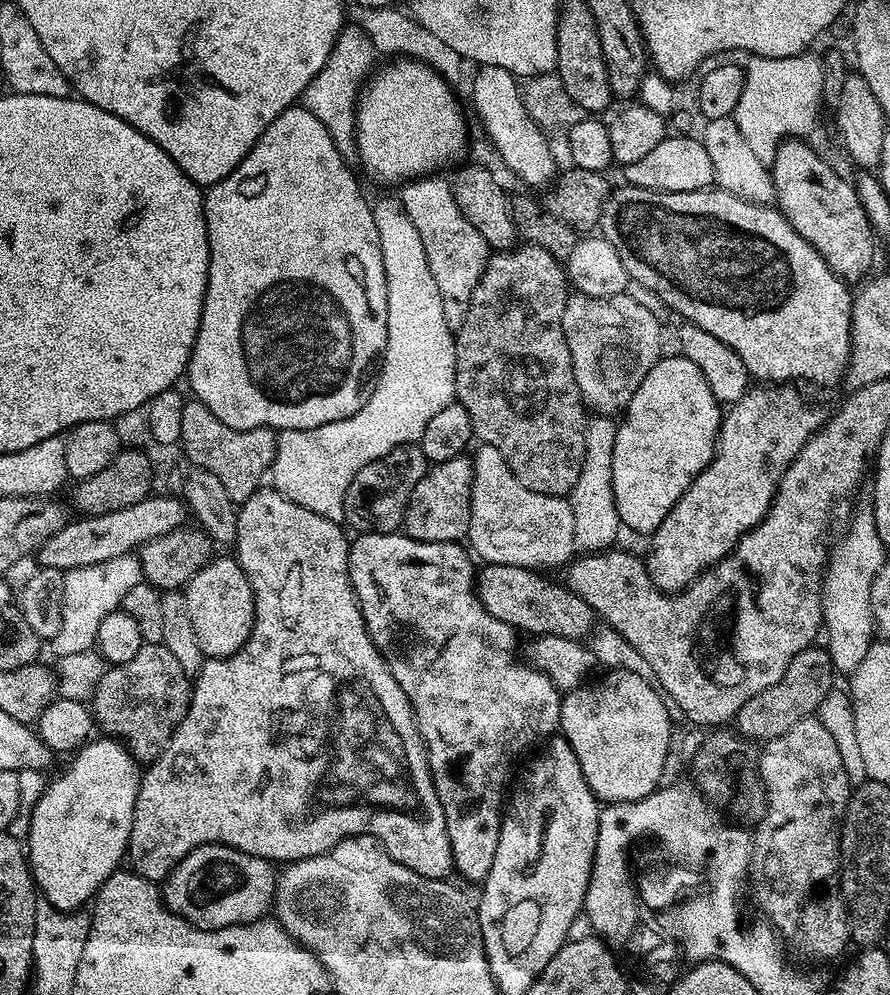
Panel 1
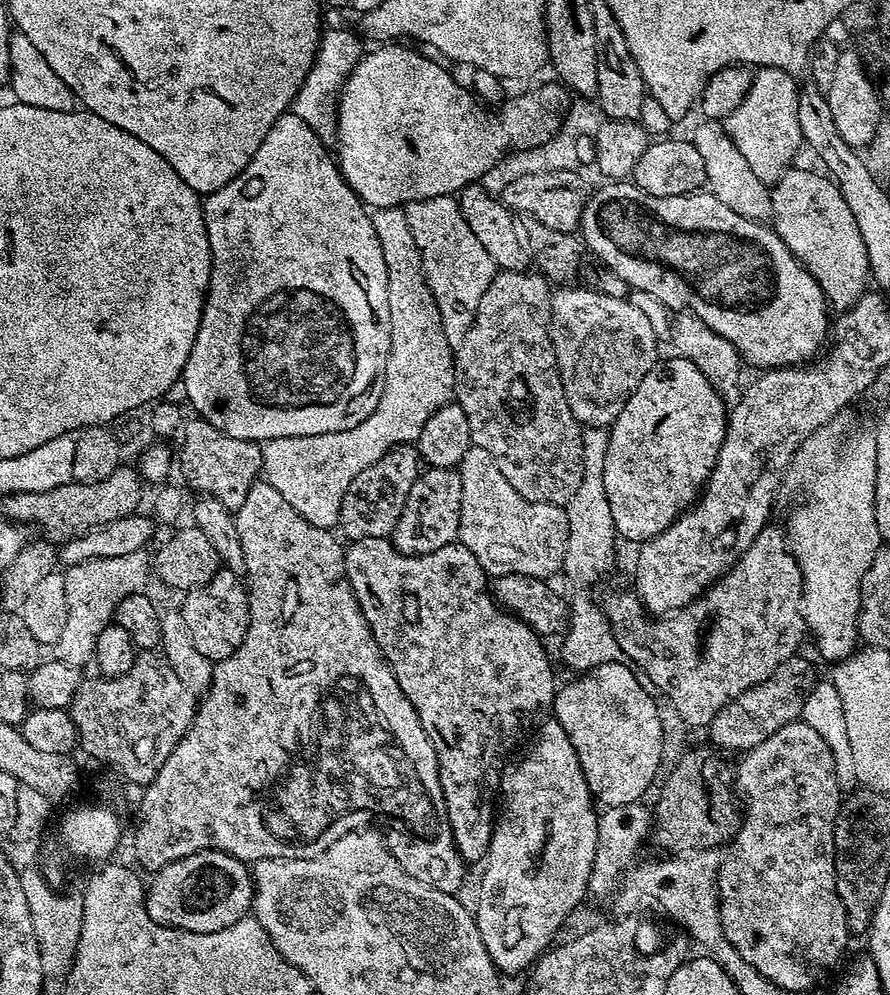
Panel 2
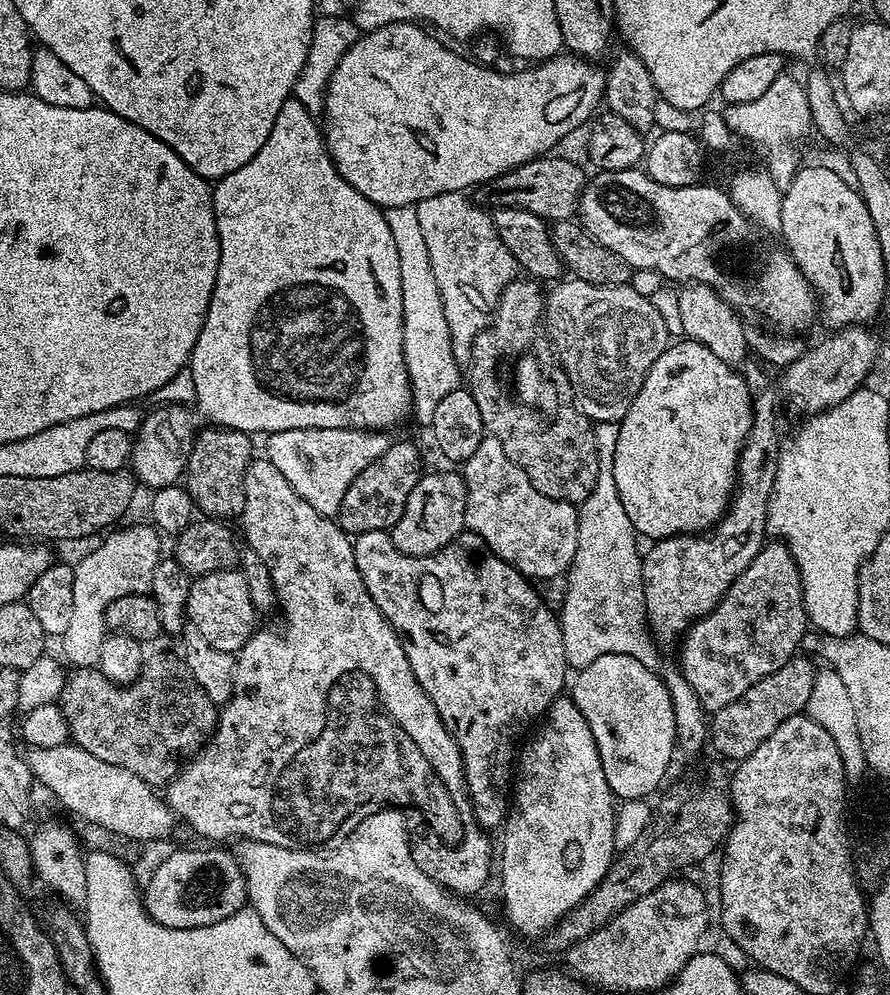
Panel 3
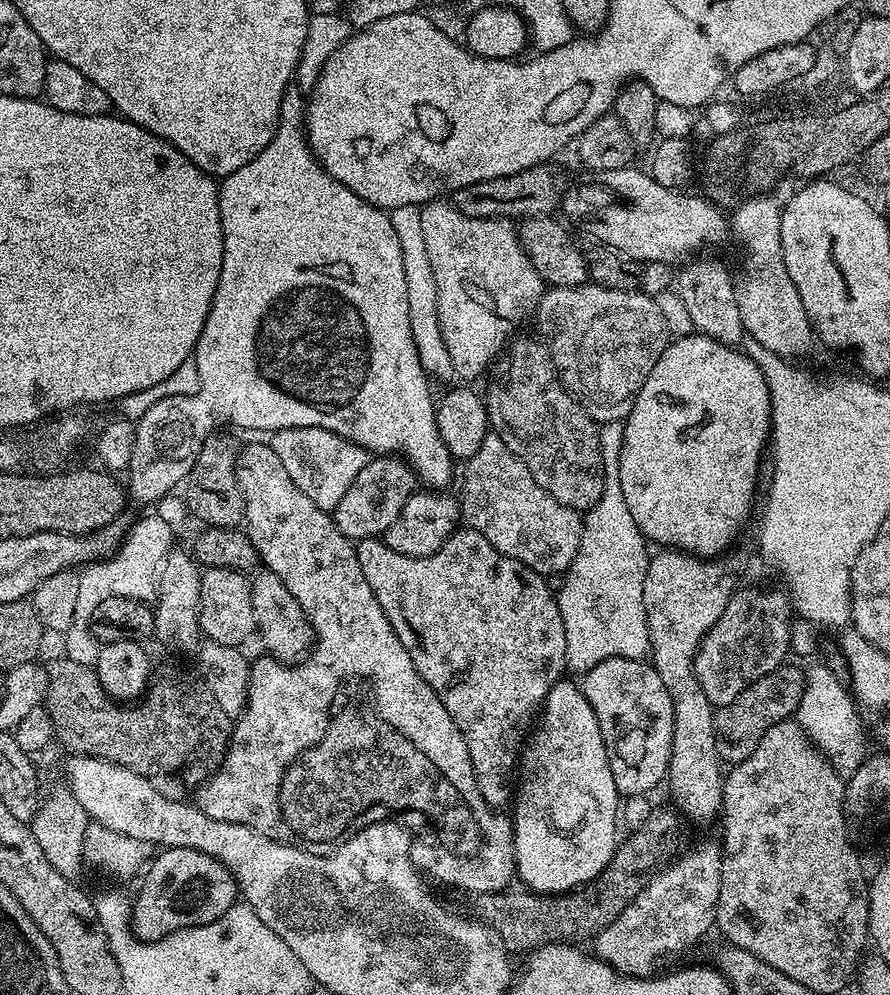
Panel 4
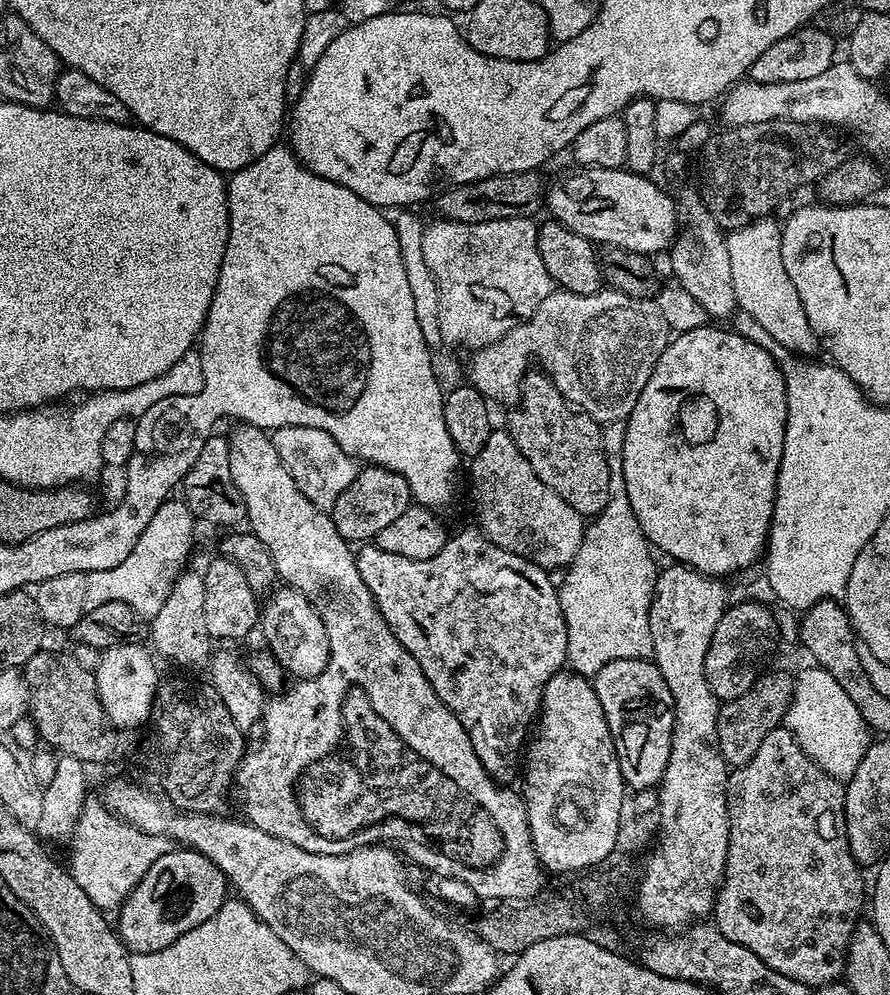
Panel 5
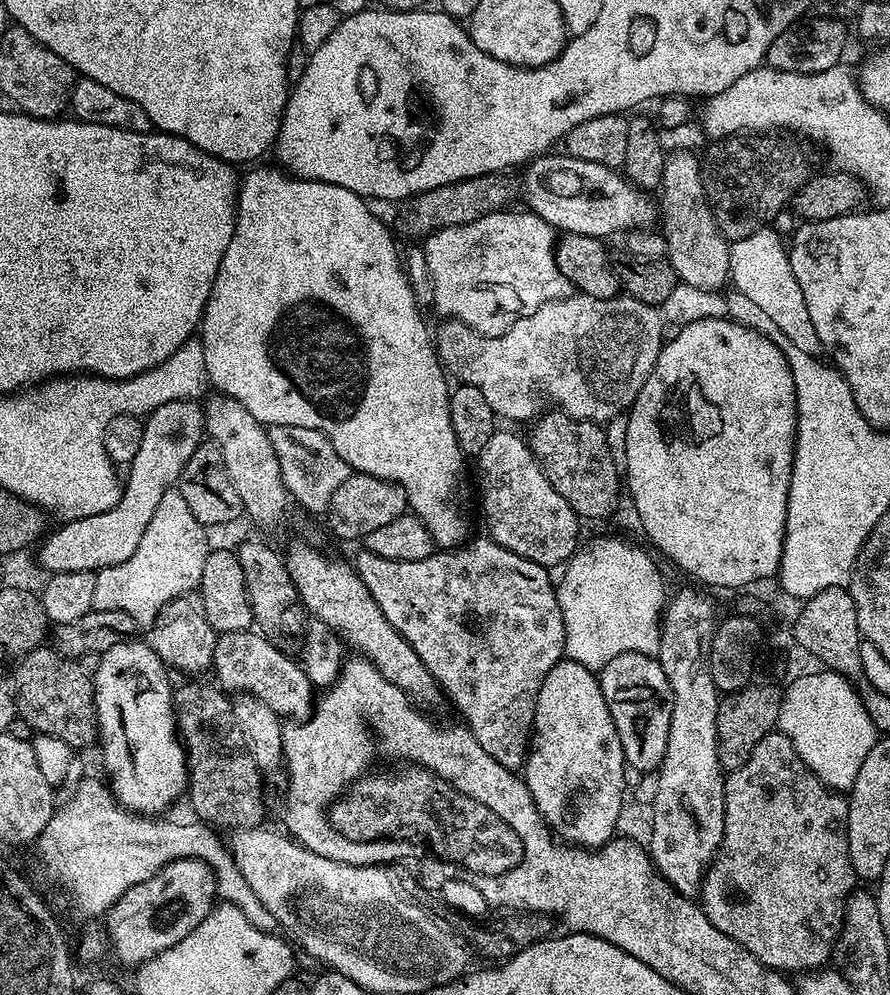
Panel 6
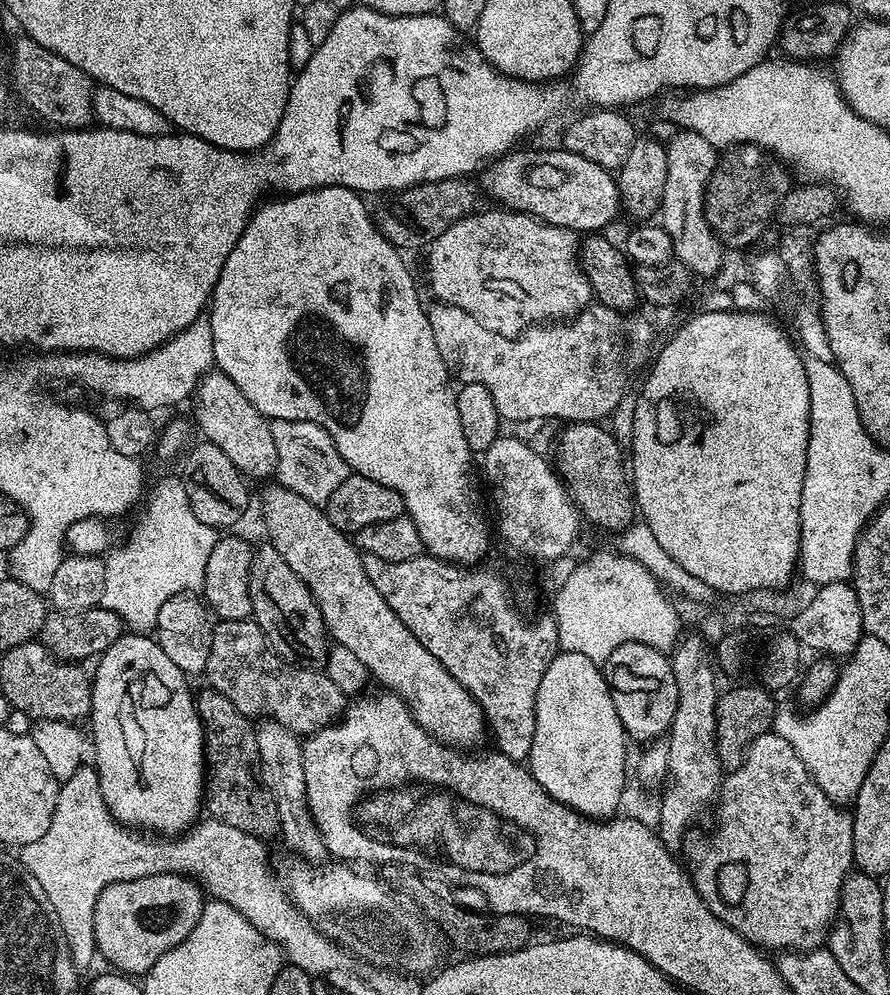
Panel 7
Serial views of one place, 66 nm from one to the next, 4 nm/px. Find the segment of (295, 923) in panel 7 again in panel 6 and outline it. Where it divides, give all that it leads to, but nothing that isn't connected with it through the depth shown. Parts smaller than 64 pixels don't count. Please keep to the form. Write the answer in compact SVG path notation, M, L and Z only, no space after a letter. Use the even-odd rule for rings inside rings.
M81 779L71 789L72 797L55 809L46 830L42 830L34 844L45 870L72 895L82 915L103 917L130 886L154 878L154 874L170 862L201 860L212 867L216 895L223 903L238 906L242 914L264 932L277 927L270 910L262 906L258 894L254 894L246 878L242 878L242 870L238 870L229 845L225 841L223 844L209 825L203 822L175 824L164 820L168 818L149 818L127 811L117 804L111 787L103 779L88 779Z

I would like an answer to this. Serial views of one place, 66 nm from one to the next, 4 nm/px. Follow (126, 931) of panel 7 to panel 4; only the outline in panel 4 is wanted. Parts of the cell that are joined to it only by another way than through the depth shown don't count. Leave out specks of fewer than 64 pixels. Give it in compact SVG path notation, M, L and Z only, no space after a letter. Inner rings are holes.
M166 848L159 854L161 856L157 860L155 857L147 865L146 871L143 873L144 881L141 882L140 889L136 892L136 900L134 896L131 901L132 932L140 940L161 940L164 936L169 936L171 932L206 926L210 922L222 918L222 914L226 914L226 910L230 910L230 906L237 903L236 879L218 858L193 848Z

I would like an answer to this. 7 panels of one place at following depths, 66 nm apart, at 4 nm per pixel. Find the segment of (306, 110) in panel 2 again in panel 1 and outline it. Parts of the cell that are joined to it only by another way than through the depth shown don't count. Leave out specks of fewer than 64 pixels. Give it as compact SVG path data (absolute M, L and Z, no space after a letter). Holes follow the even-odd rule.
M355 22L349 23L338 34L326 66L314 74L310 86L306 86L302 106L326 126L330 138L346 158L356 156L356 101L360 99L360 89L364 87L374 71L378 53L367 34Z

